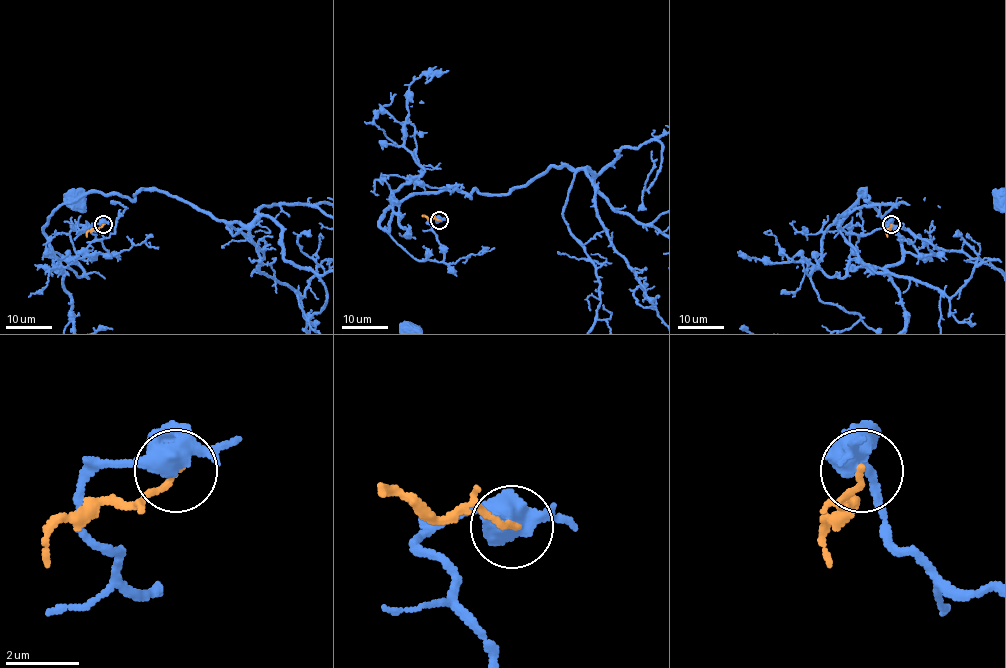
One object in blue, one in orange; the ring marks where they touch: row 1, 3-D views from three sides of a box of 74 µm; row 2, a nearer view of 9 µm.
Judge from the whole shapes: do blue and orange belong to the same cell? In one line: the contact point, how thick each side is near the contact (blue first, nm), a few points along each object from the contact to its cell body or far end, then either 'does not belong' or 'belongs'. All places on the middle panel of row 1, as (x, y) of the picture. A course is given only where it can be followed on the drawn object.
place (439, 220); calibres 480 and 170 nm; course blue (439, 220), (441, 261), (380, 227), (411, 196), (578, 169), (564, 221), (600, 305); course orange (439, 220), (423, 216); does not belong

